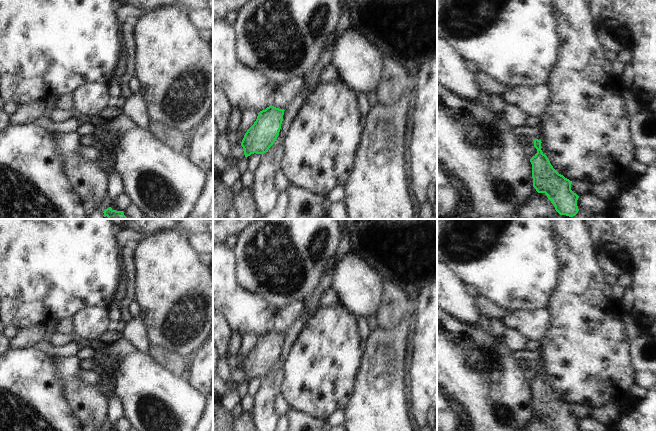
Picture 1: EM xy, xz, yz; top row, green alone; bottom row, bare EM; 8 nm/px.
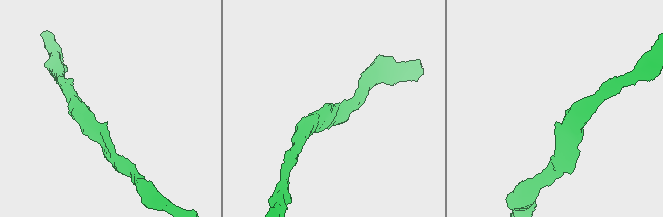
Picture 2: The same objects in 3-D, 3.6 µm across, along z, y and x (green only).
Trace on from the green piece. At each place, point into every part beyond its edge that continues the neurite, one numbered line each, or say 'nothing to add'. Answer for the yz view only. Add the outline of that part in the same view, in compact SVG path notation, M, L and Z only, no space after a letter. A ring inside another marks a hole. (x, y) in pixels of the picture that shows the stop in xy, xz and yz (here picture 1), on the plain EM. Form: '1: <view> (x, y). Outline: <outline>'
1: yz (524, 365). Outline: M520 360L519 368L524 372L525 370L534 371L534 364L541 364L540 361L528 361L528 360Z

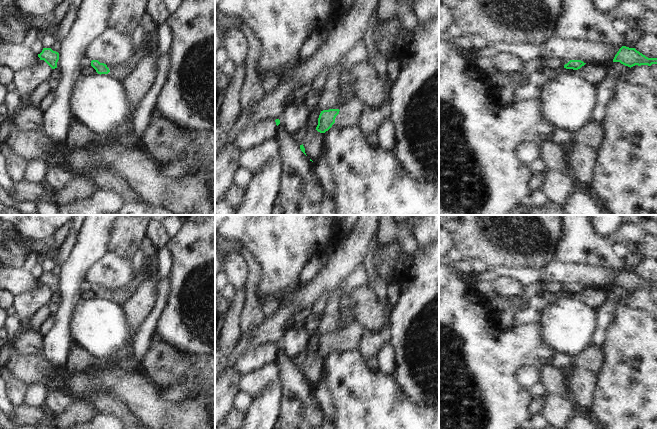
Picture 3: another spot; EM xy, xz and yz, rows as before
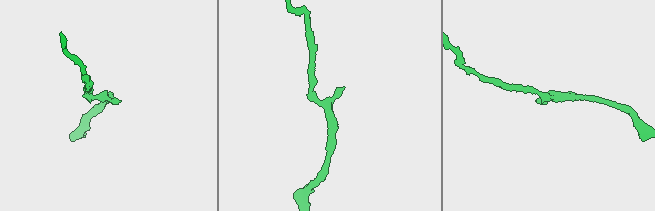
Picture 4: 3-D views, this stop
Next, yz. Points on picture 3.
nothing to add.

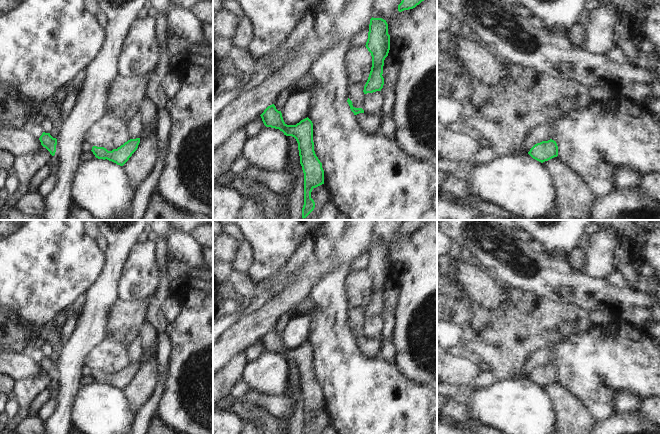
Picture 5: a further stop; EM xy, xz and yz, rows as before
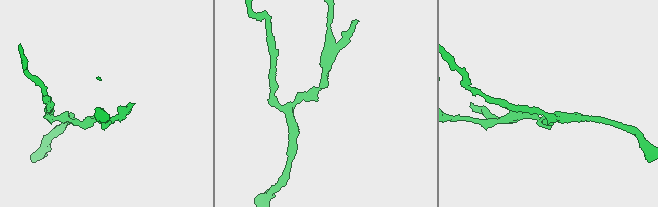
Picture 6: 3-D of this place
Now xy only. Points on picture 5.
nothing to add.

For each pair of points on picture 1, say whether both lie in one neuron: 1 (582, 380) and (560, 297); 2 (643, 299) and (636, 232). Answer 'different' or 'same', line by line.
1: same
2: same

